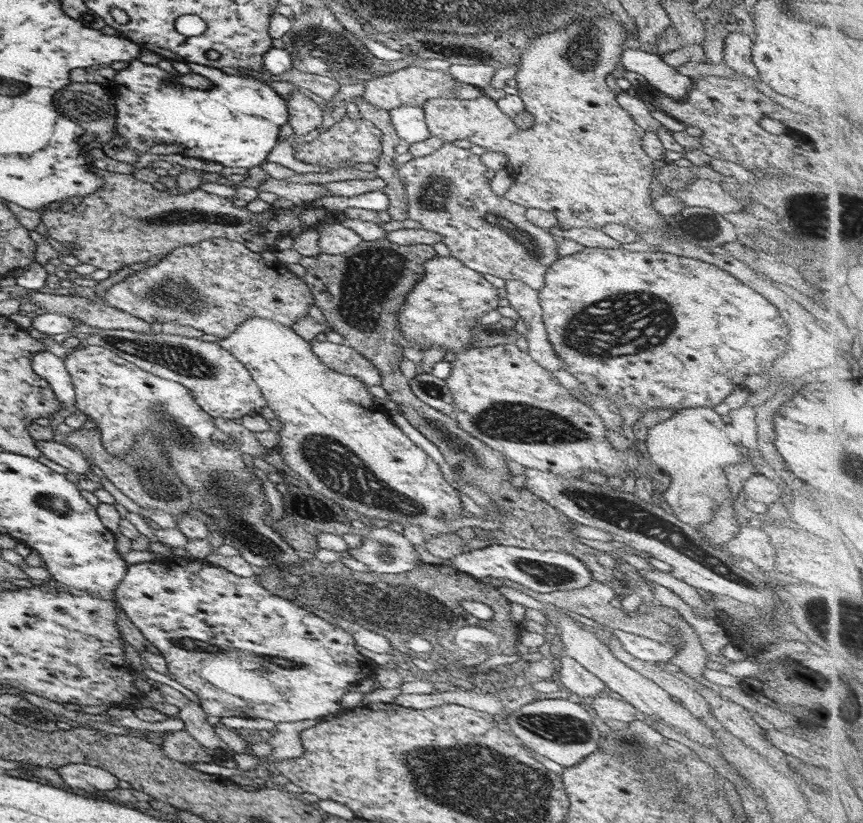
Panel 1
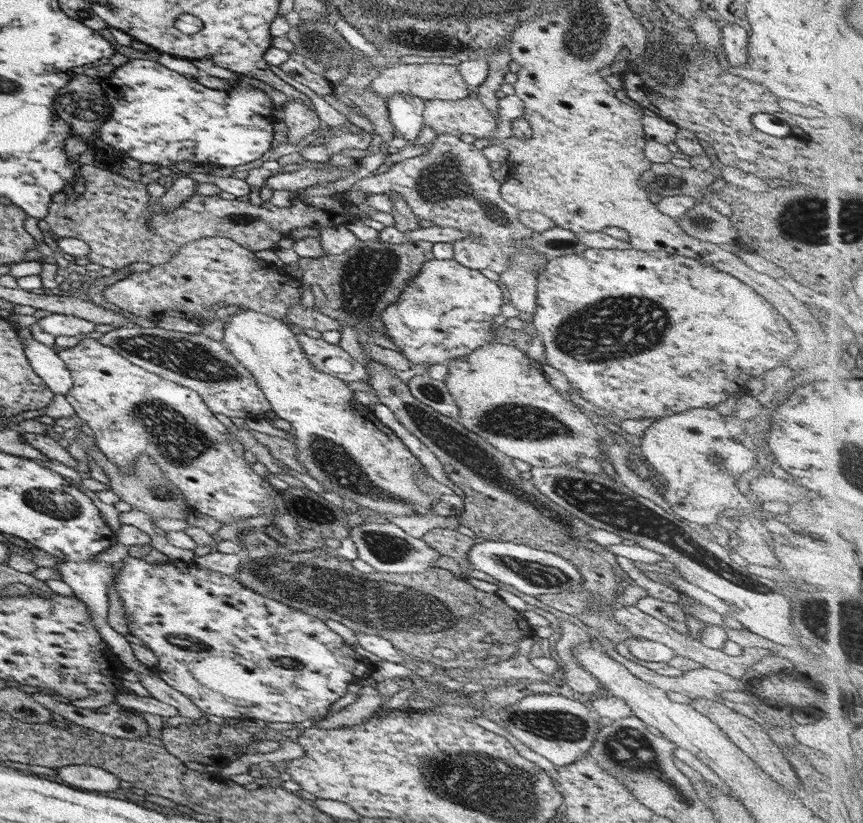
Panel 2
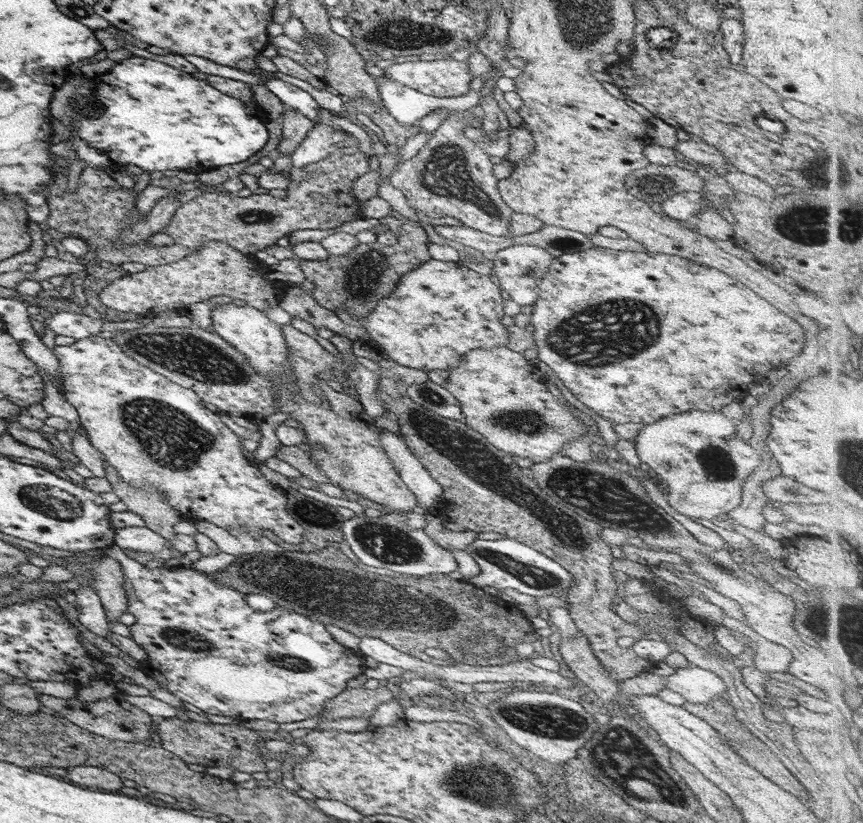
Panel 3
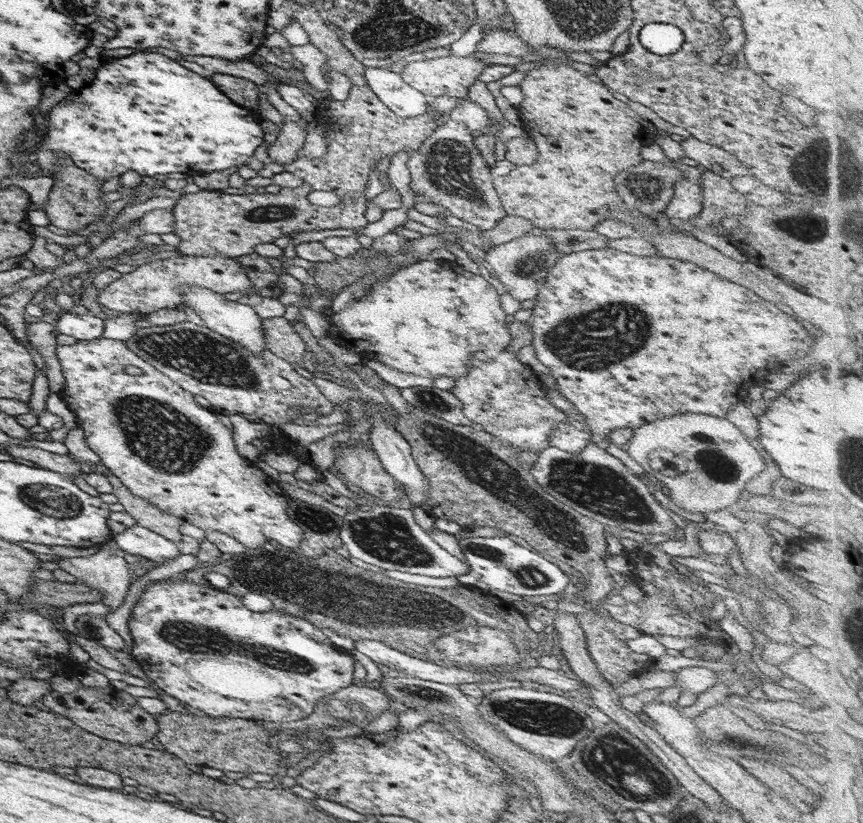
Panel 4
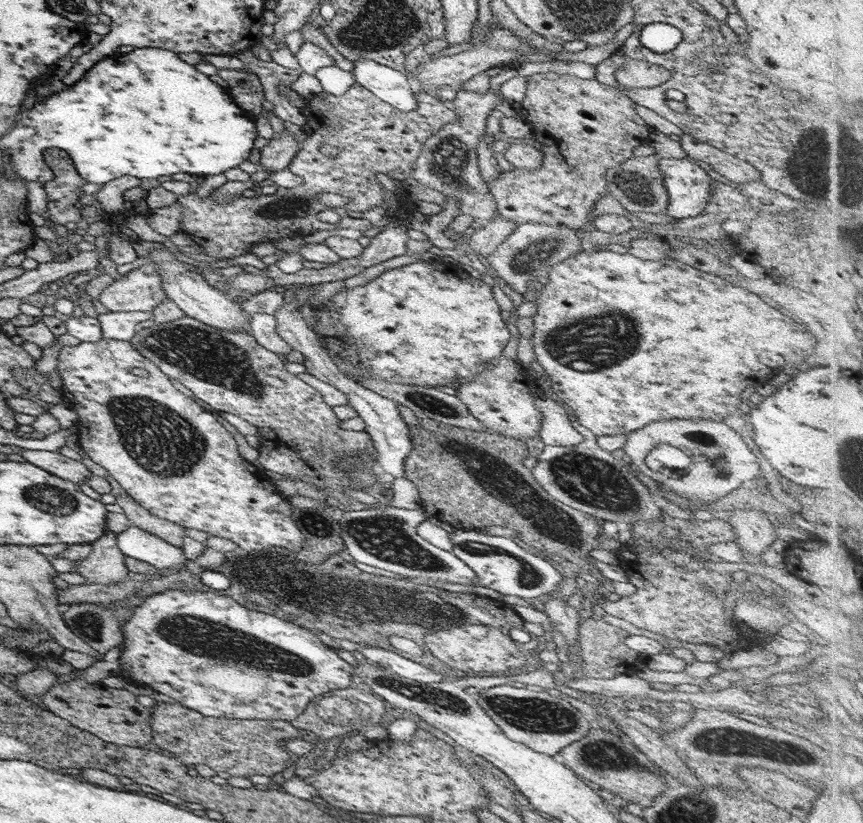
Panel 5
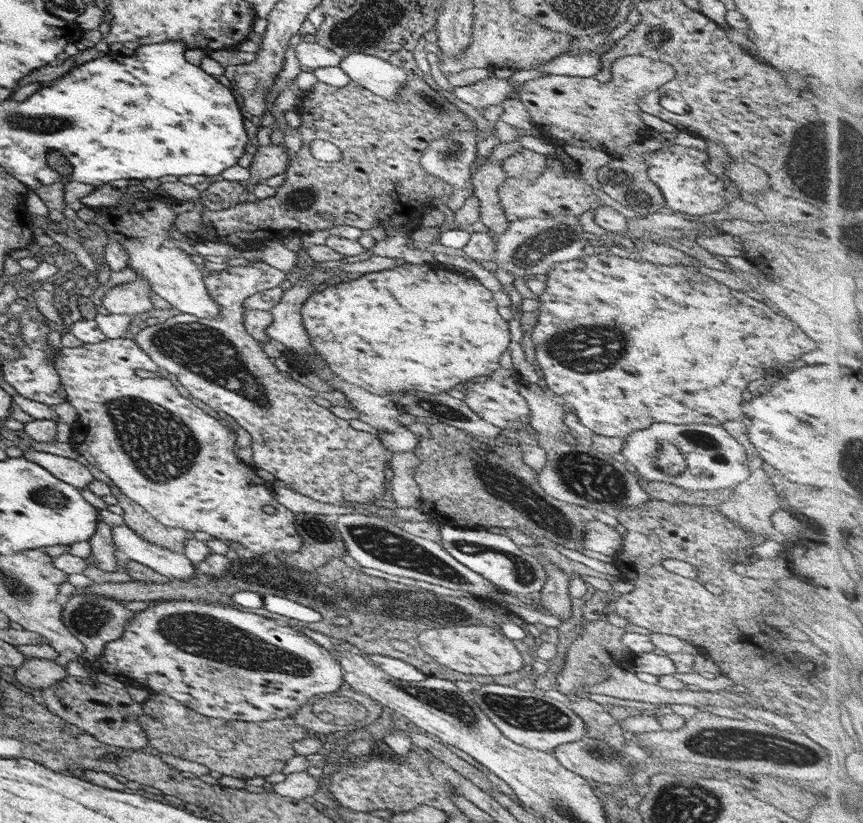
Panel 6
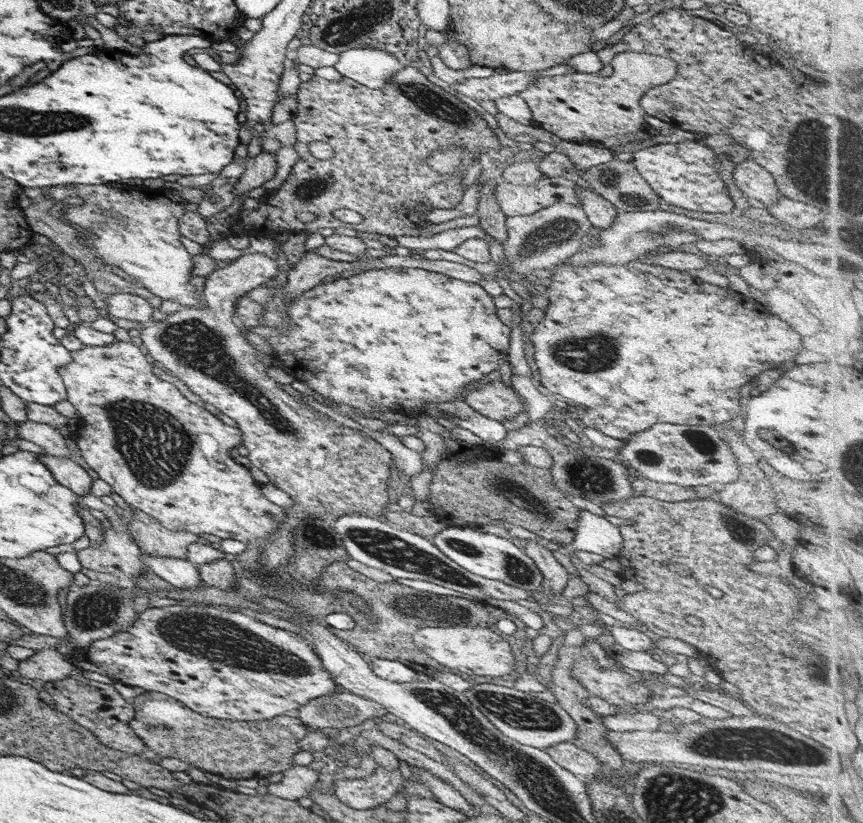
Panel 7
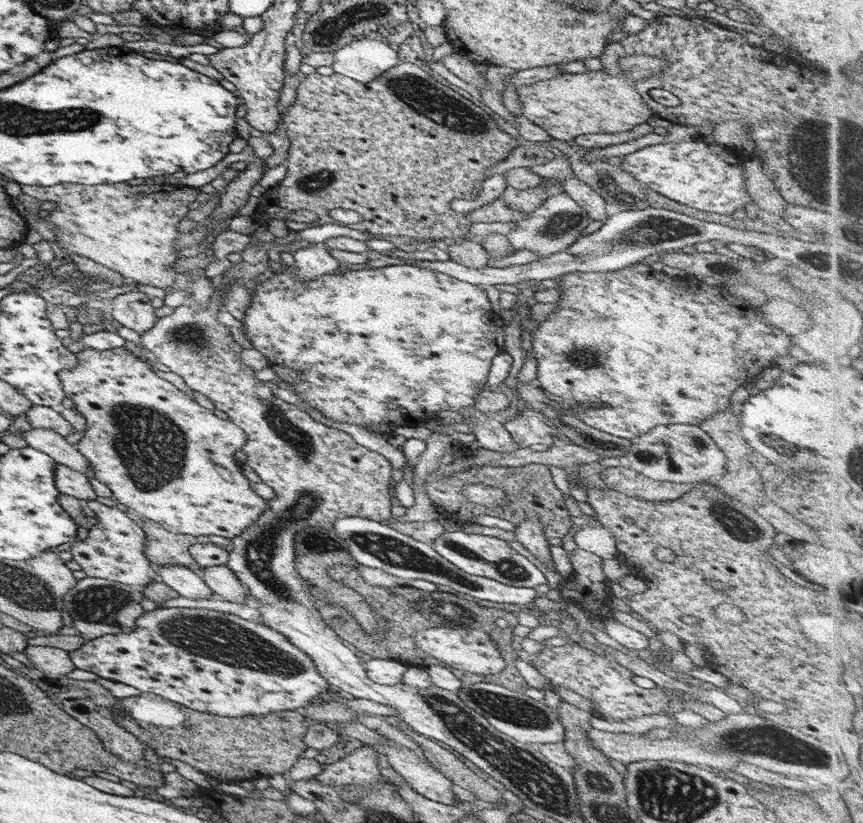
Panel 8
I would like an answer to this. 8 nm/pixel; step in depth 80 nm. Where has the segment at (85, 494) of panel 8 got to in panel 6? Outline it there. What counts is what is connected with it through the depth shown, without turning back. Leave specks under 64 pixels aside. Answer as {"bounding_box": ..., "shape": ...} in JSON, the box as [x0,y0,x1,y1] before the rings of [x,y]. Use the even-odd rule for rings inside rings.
{"bounding_box":[22,448,92,489],"shape":[[[29,448],[23,450],[22,456],[48,470],[57,480],[73,486],[73,489],[86,488],[92,481],[92,476],[87,468],[75,461],[75,459]]]}

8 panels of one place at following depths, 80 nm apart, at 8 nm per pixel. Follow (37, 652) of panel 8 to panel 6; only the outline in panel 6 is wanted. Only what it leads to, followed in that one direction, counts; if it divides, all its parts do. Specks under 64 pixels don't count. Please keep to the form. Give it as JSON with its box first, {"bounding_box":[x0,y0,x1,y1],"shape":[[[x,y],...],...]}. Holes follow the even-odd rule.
{"bounding_box":[13,657,66,688],"shape":[[[27,657],[13,670],[14,678],[29,688],[45,688],[66,677],[65,667],[53,659]]]}

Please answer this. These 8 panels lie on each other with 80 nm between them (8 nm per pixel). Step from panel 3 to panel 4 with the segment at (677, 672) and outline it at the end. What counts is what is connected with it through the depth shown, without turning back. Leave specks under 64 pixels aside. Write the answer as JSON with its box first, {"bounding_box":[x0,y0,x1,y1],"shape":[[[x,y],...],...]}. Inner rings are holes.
{"bounding_box":[674,666,715,707],"shape":[[[689,666],[674,673],[674,686],[682,689],[676,707],[691,706],[699,692],[709,688],[715,682],[715,673],[707,668]]]}

